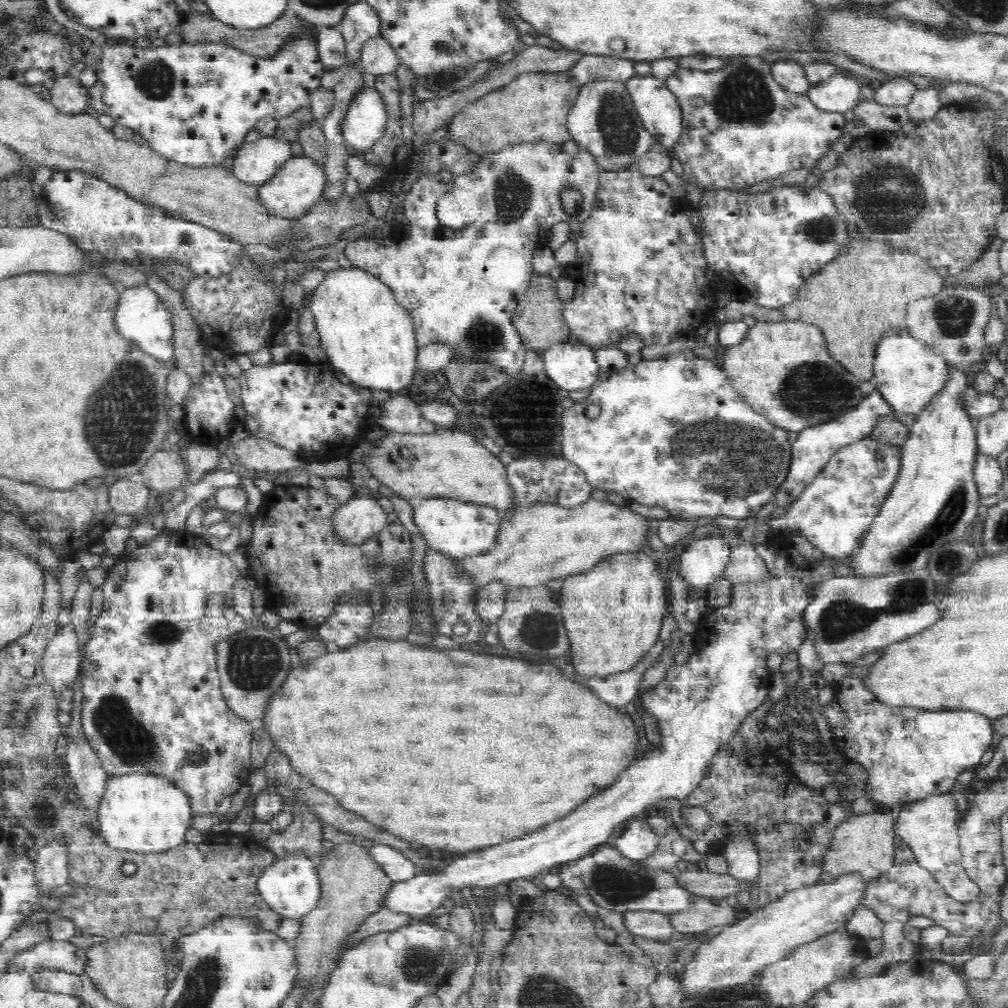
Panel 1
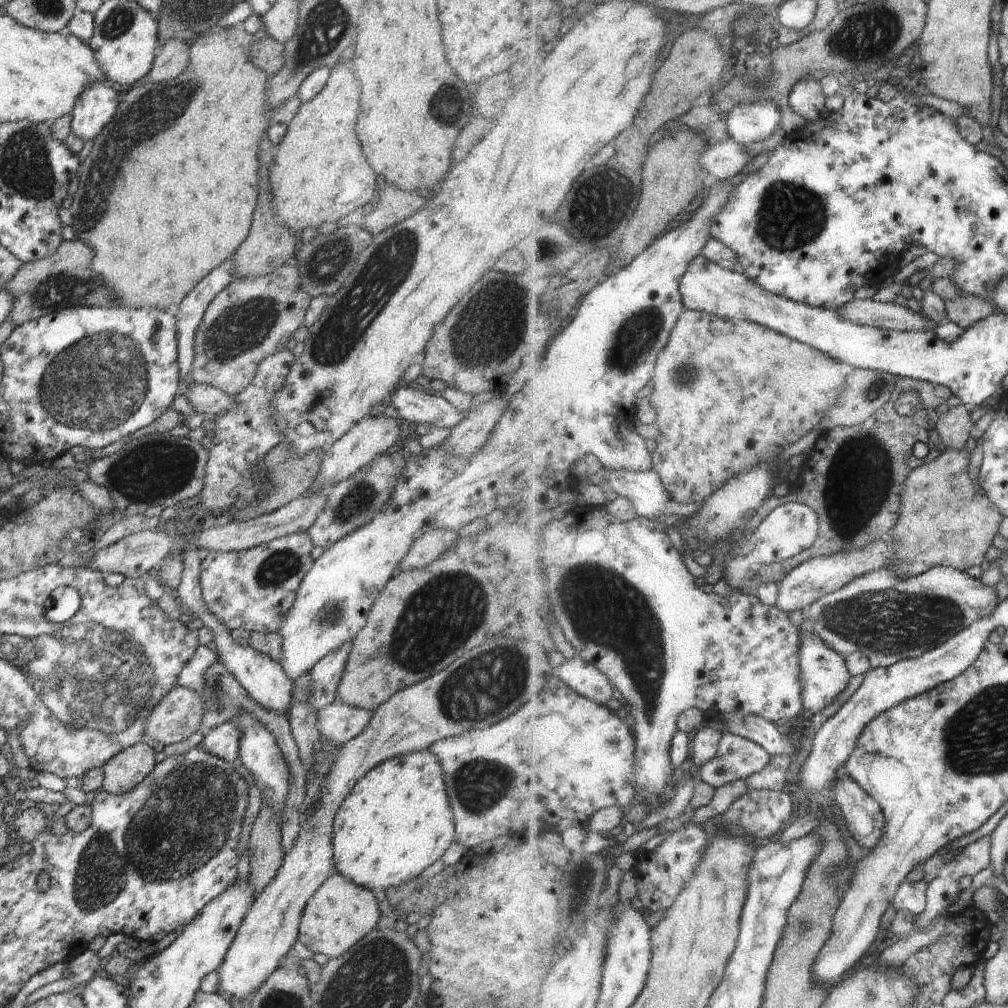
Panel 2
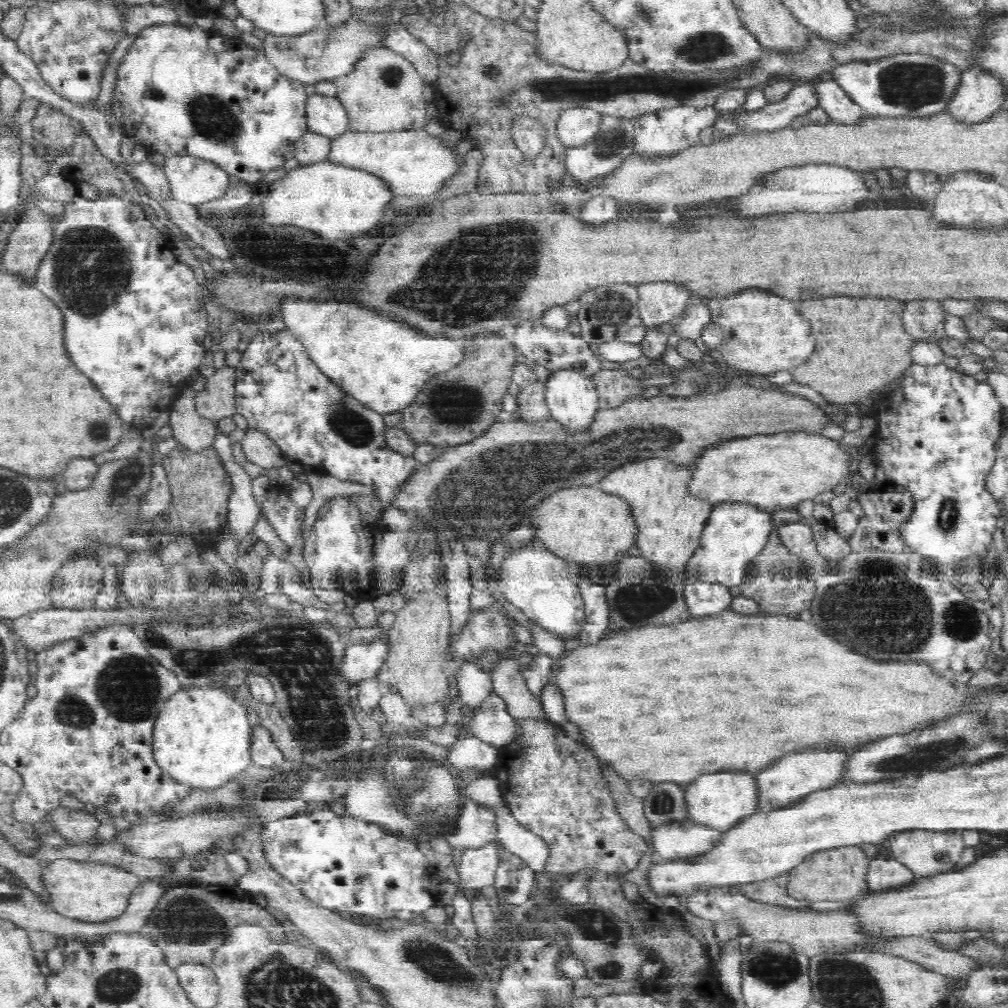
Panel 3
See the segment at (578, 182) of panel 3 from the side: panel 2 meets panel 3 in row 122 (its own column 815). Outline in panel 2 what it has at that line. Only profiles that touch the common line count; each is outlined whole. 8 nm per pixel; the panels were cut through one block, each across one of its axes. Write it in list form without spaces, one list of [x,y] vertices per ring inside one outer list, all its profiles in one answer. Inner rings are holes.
[[[947,566],[931,568],[929,572],[912,578],[902,577],[898,570],[886,568],[850,582],[842,590],[831,593],[810,607],[806,614],[814,622],[814,633],[842,655],[864,652],[871,659],[873,669],[891,668],[908,658],[918,658],[951,640],[970,624],[993,616],[1001,603],[995,586],[972,578],[967,572]]]

